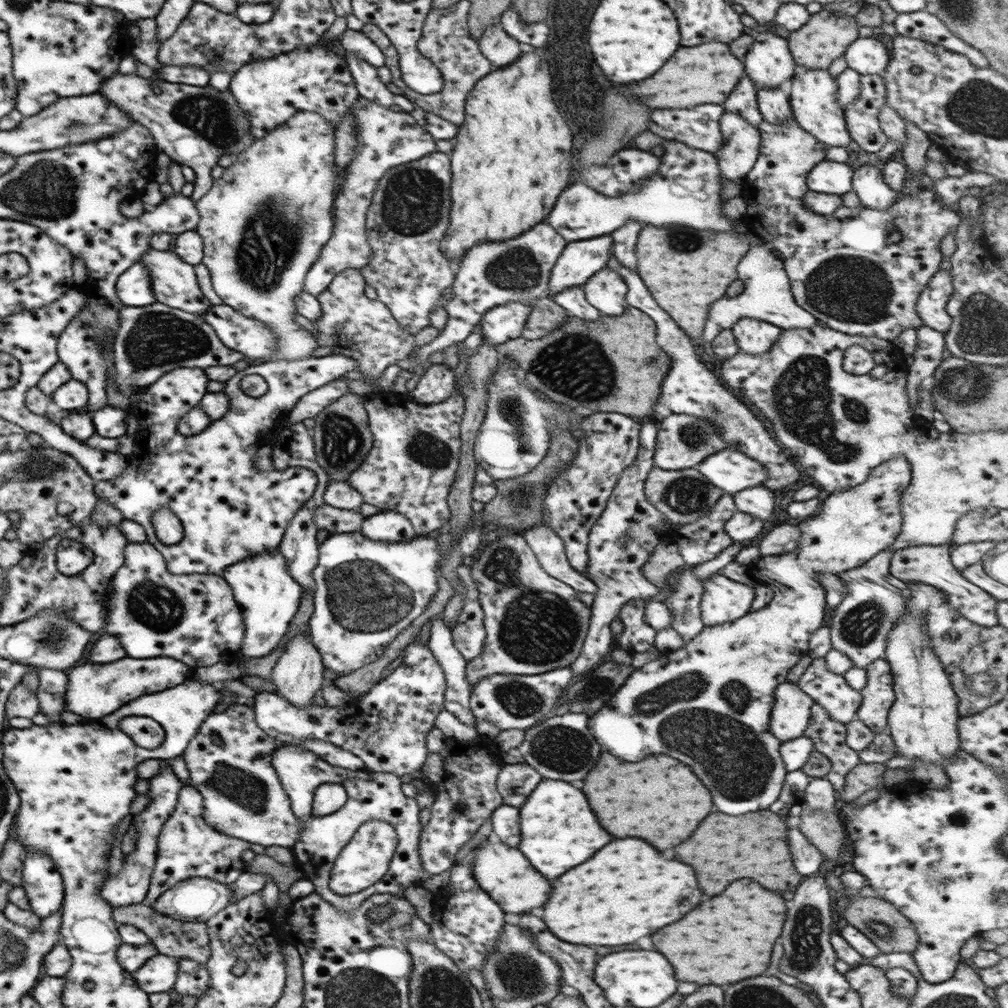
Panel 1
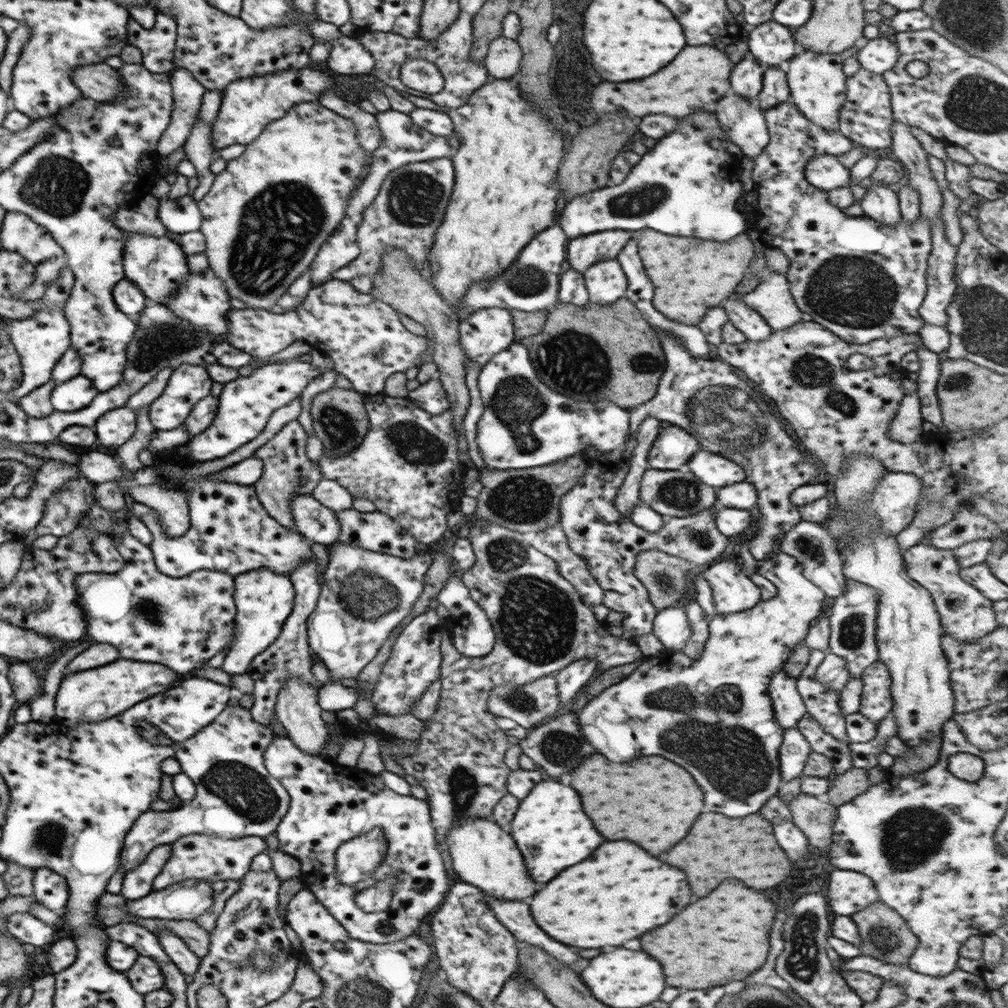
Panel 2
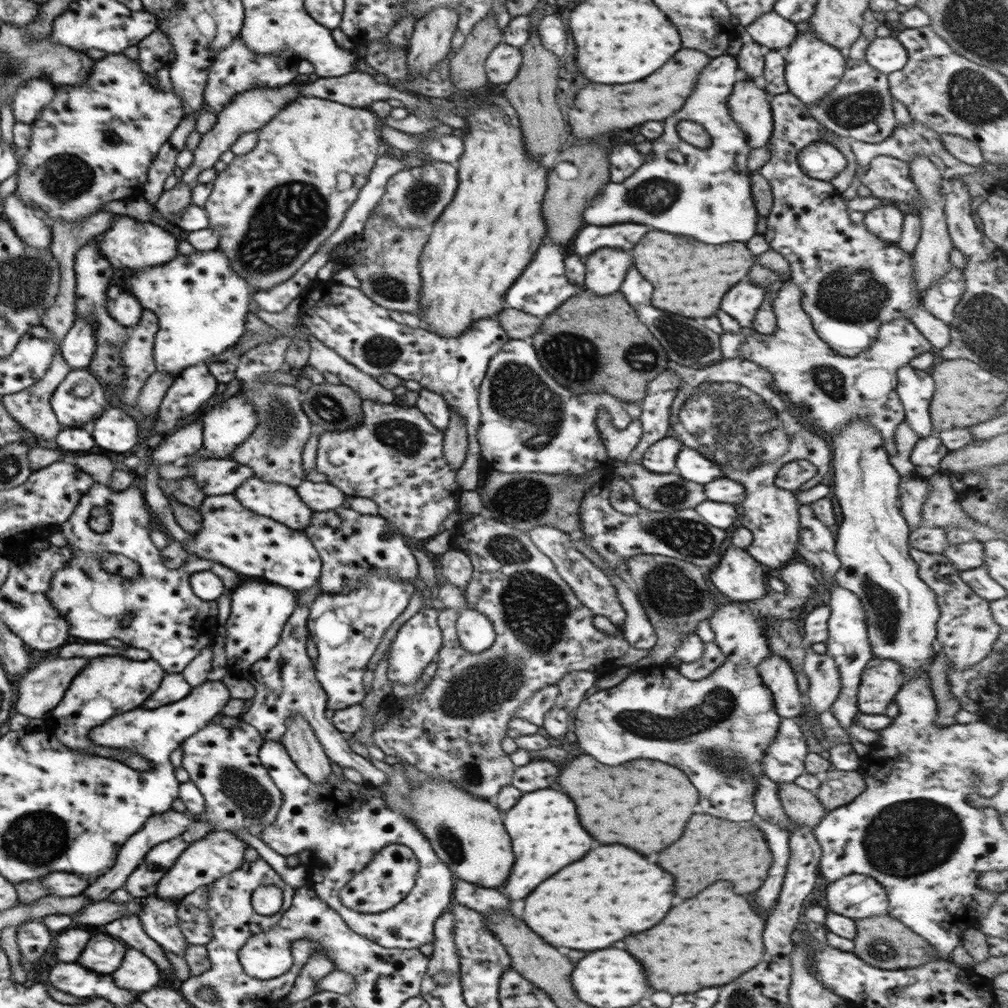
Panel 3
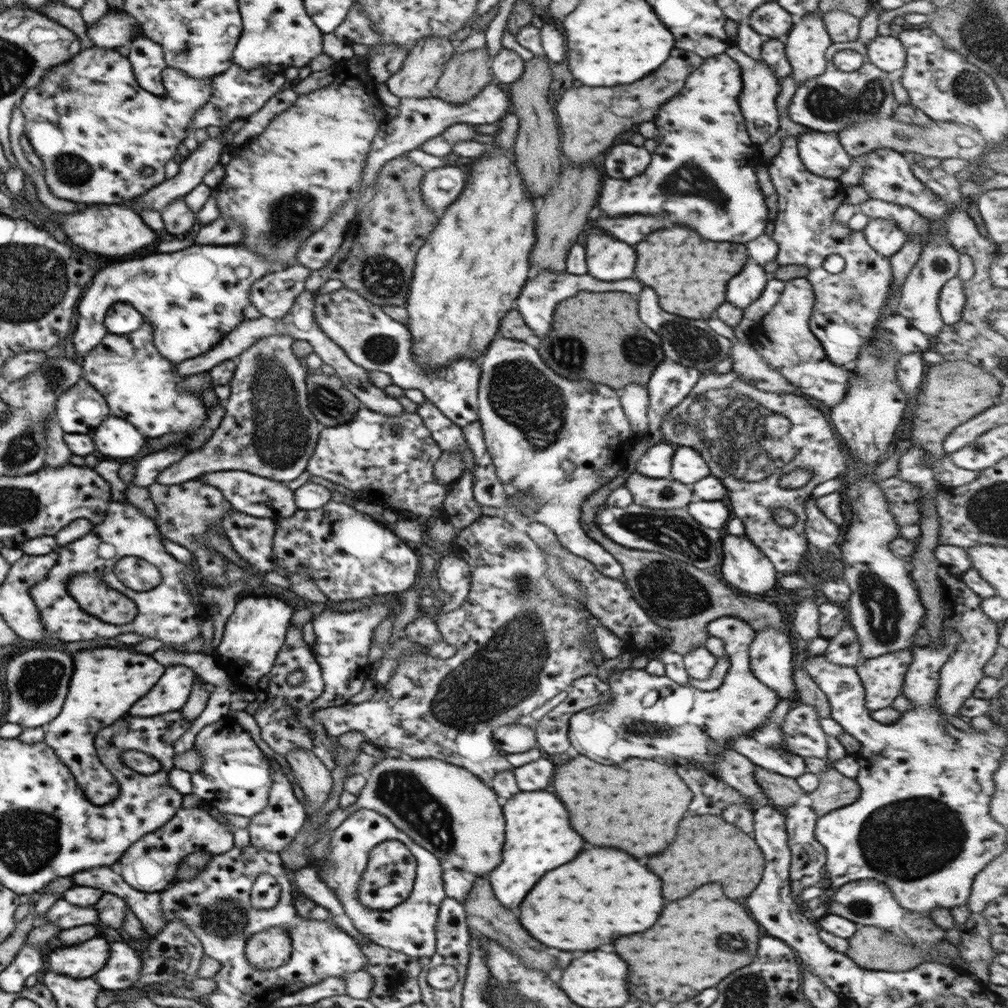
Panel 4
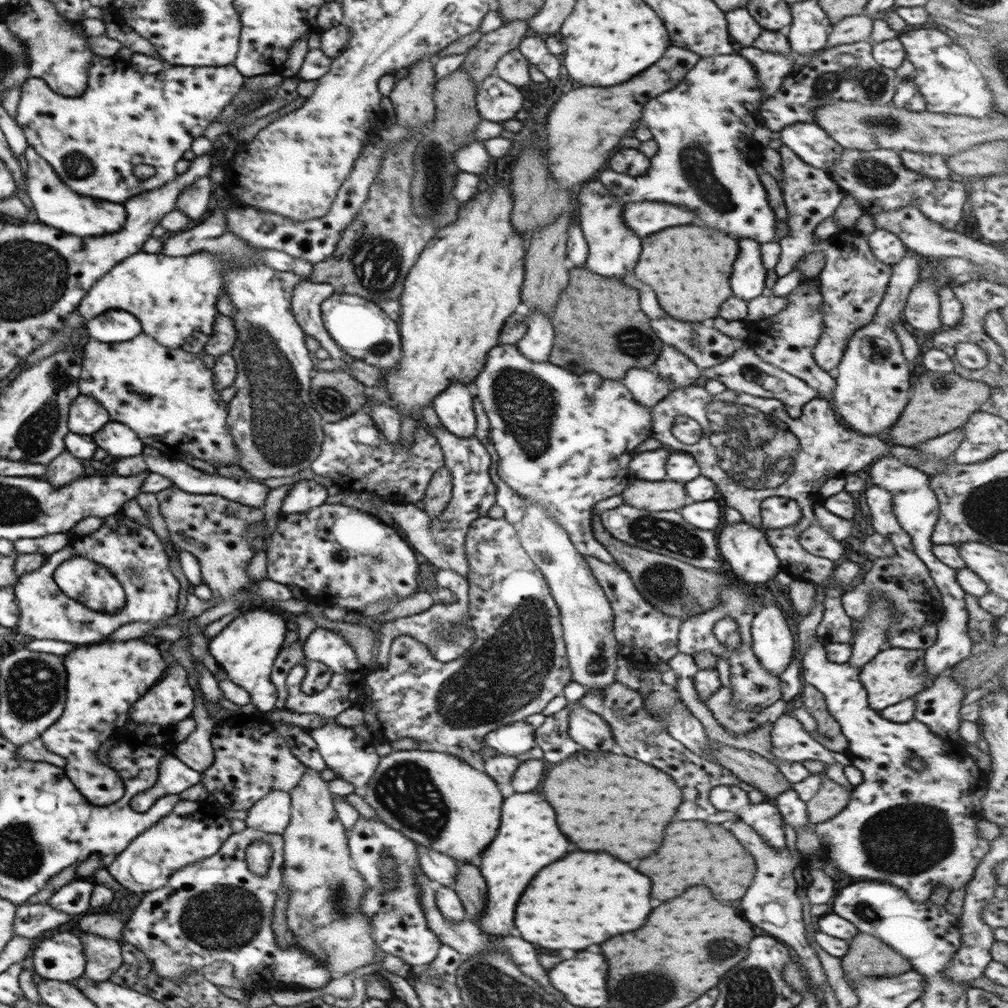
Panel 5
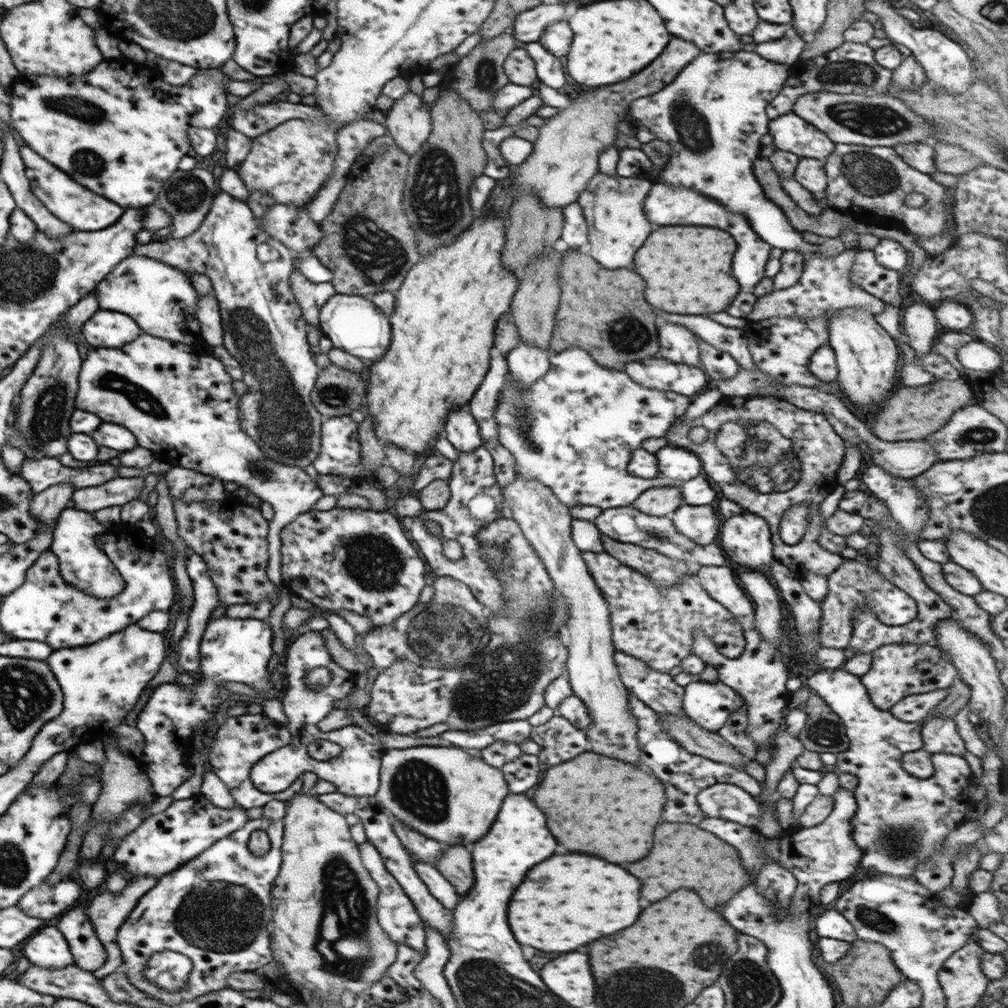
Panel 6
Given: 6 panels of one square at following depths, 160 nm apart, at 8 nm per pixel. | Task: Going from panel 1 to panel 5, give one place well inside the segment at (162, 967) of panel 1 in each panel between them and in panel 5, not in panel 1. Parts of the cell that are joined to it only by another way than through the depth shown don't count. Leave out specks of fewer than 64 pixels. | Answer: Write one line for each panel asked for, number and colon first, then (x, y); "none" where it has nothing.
2: (144, 975)
3: (136, 972)
4: (121, 971)
5: (102, 956)

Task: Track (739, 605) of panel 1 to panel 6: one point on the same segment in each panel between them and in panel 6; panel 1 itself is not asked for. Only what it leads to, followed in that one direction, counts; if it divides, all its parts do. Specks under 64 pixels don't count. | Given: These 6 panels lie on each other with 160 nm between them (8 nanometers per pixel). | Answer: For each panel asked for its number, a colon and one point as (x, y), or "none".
2: (731, 591)
3: (738, 577)
4: (744, 568)
5: (744, 549)
6: (745, 538)

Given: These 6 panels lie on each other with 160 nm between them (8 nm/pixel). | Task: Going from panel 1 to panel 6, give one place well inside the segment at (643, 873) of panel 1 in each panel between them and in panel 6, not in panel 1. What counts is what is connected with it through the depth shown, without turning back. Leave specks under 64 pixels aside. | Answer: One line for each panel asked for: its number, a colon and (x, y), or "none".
2: (619, 892)
3: (611, 892)
4: (603, 894)
5: (586, 897)
6: (568, 900)

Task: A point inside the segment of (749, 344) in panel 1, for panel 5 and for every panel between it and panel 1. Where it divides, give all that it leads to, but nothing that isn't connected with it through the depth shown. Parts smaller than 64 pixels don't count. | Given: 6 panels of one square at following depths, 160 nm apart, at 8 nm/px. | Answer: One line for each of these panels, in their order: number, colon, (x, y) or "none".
2: (750, 324)
3: (740, 303)
4: (741, 291)
5: (747, 279)

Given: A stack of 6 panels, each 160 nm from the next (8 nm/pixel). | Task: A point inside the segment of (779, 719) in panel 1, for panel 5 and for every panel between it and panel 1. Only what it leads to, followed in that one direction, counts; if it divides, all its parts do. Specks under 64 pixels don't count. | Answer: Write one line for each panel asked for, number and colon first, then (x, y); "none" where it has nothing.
2: (788, 708)
3: (776, 674)
4: (770, 655)
5: (771, 642)

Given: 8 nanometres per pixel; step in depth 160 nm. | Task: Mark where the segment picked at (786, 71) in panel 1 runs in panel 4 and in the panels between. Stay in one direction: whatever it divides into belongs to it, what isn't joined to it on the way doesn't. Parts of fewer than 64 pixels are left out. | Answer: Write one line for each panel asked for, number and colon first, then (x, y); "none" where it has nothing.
2: (769, 43)
3: (772, 32)
4: (768, 20)

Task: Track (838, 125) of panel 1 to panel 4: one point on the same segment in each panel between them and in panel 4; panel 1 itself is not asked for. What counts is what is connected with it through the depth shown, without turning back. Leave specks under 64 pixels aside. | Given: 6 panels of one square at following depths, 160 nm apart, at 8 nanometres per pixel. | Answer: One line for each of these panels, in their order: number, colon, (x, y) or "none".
2: (816, 83)
3: (811, 68)
4: (806, 42)

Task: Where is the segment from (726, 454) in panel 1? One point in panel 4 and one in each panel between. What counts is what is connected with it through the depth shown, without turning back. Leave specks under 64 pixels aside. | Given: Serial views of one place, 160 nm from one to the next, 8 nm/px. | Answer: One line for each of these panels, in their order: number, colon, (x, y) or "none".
2: (717, 472)
3: (691, 465)
4: (687, 467)

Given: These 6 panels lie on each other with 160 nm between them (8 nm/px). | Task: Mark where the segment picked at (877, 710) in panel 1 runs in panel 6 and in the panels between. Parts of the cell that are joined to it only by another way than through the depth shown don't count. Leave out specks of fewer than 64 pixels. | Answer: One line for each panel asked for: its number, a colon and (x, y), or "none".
2: (875, 700)
3: (880, 679)
4: (882, 677)
5: (894, 674)
6: (897, 670)

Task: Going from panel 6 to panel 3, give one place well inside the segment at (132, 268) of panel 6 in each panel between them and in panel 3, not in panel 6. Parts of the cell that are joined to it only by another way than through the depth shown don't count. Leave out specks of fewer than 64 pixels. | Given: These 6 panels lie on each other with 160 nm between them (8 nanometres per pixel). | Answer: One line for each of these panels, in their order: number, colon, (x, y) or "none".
3: (200, 303)
4: (191, 299)
5: (173, 297)

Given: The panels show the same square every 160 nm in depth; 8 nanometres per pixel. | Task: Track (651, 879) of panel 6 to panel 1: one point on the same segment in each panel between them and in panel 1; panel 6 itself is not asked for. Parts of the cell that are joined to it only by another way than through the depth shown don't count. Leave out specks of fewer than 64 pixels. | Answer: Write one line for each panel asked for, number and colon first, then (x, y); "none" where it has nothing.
1: (723, 848)
2: (715, 848)
3: (709, 849)
4: (706, 849)
5: (690, 850)

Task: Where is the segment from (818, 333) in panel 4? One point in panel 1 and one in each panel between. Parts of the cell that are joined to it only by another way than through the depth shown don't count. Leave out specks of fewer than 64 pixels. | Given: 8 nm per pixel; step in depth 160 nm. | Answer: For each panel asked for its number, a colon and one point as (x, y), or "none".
1: (862, 275)
2: (861, 280)
3: (851, 281)

